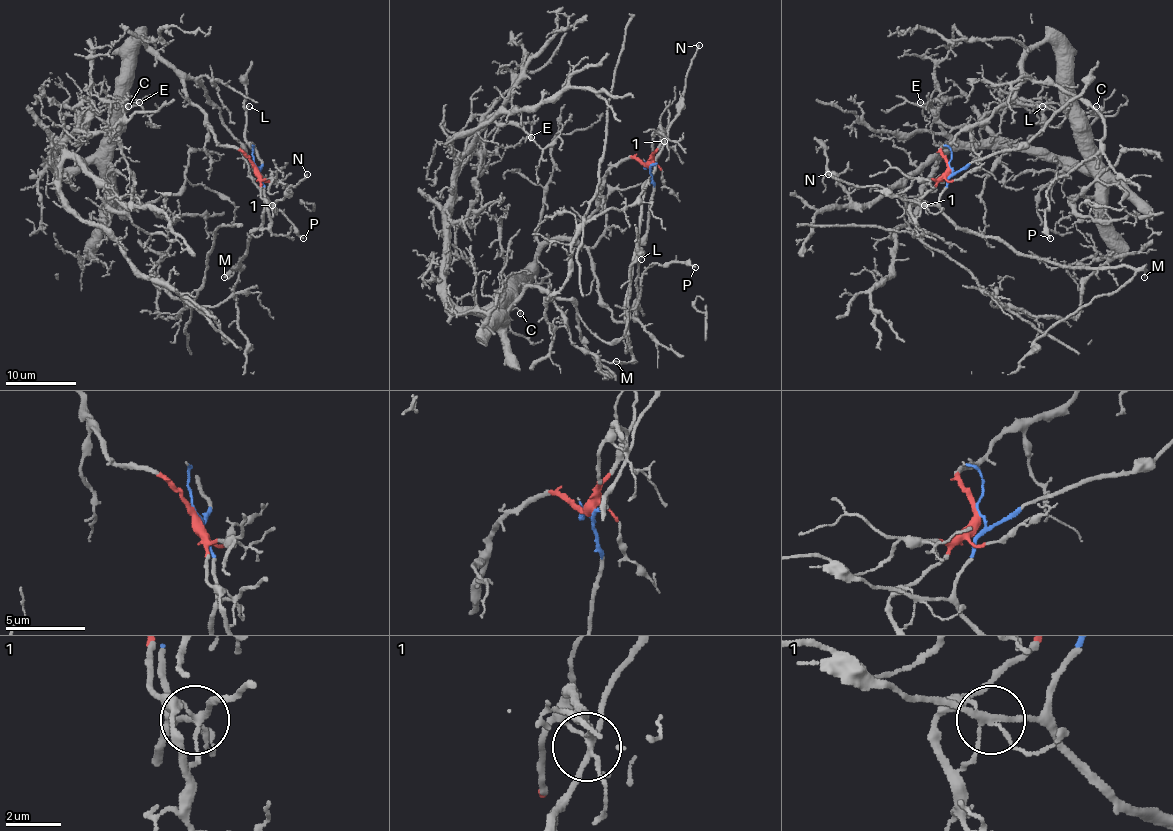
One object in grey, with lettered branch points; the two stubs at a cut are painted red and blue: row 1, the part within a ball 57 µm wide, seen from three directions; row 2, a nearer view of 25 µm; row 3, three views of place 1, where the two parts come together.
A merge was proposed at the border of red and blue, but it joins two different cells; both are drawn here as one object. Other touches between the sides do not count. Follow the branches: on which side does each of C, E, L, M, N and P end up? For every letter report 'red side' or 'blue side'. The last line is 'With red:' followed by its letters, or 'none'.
C: red side
E: red side
L: blue side
M: blue side
N: blue side
P: red side
With red: C, E, P

